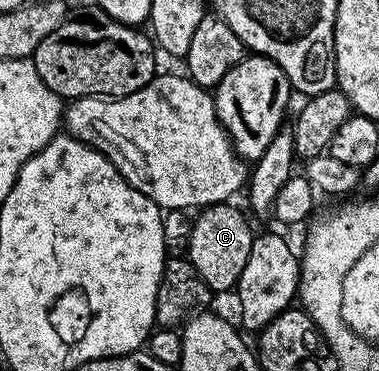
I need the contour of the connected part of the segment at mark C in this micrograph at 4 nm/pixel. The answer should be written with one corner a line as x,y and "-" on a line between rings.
219,202
202,208
189,235
186,256
201,275
202,281
213,293
234,290
238,286
241,272
245,271
246,260
252,251
255,231
252,231
246,217
233,203

